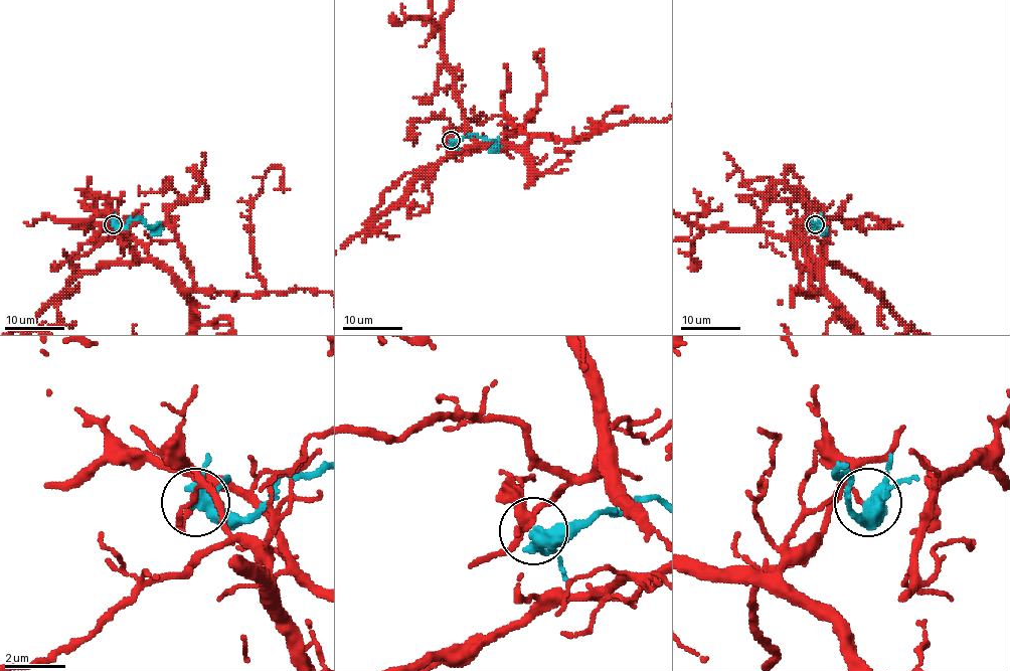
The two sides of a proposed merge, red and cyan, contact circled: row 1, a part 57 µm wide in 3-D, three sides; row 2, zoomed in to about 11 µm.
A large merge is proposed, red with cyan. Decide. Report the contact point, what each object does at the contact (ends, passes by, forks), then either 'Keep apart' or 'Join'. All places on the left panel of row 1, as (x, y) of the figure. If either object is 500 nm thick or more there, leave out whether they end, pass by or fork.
Place: (113, 224). At the ring red passes by. At the ring cyan forks. Keep apart

